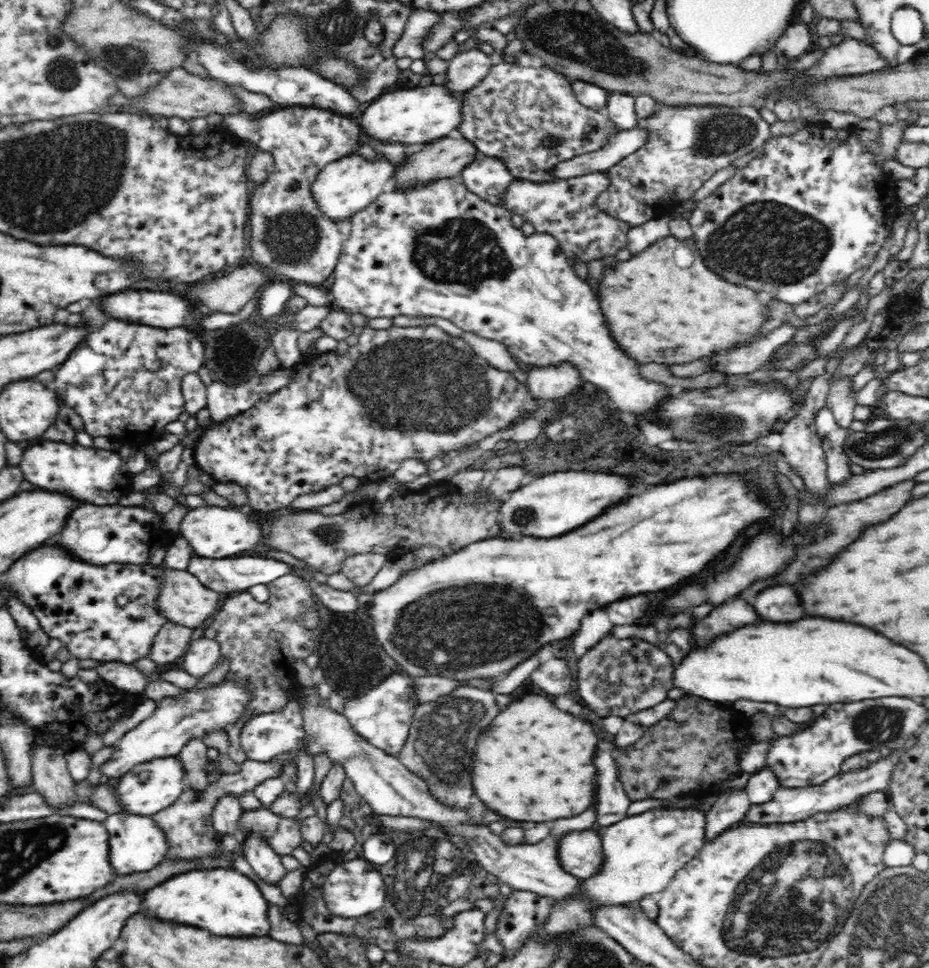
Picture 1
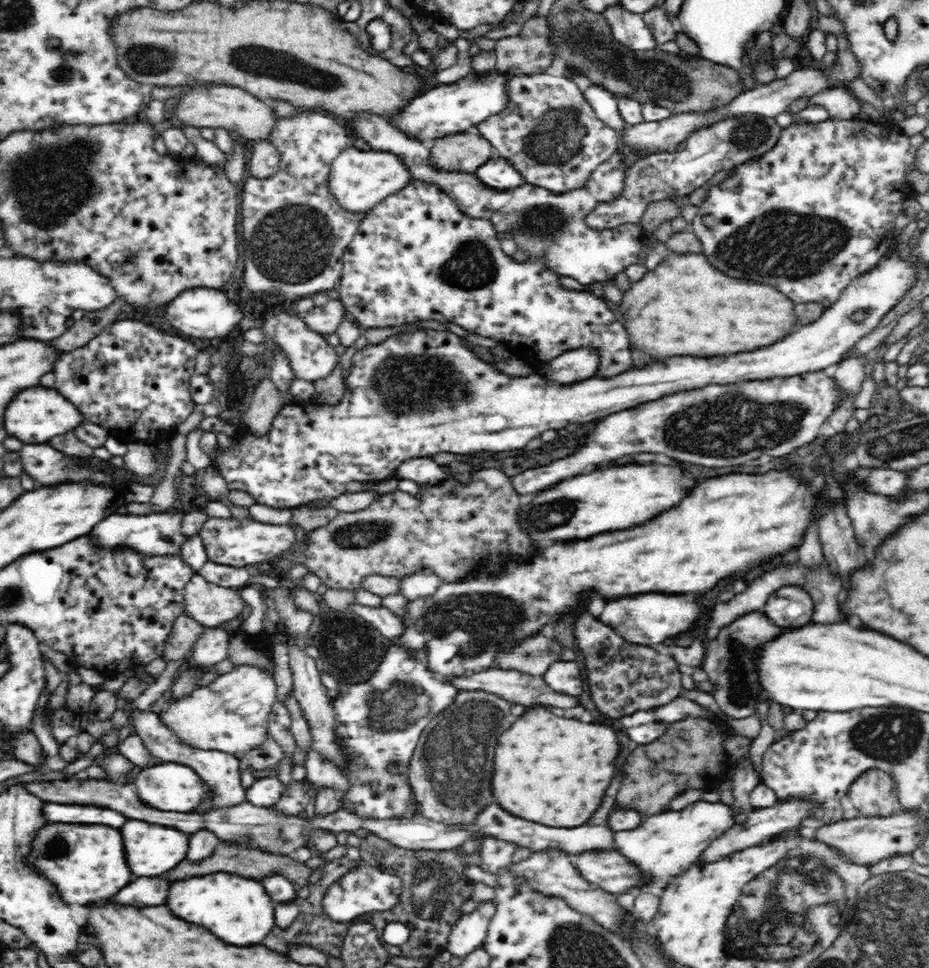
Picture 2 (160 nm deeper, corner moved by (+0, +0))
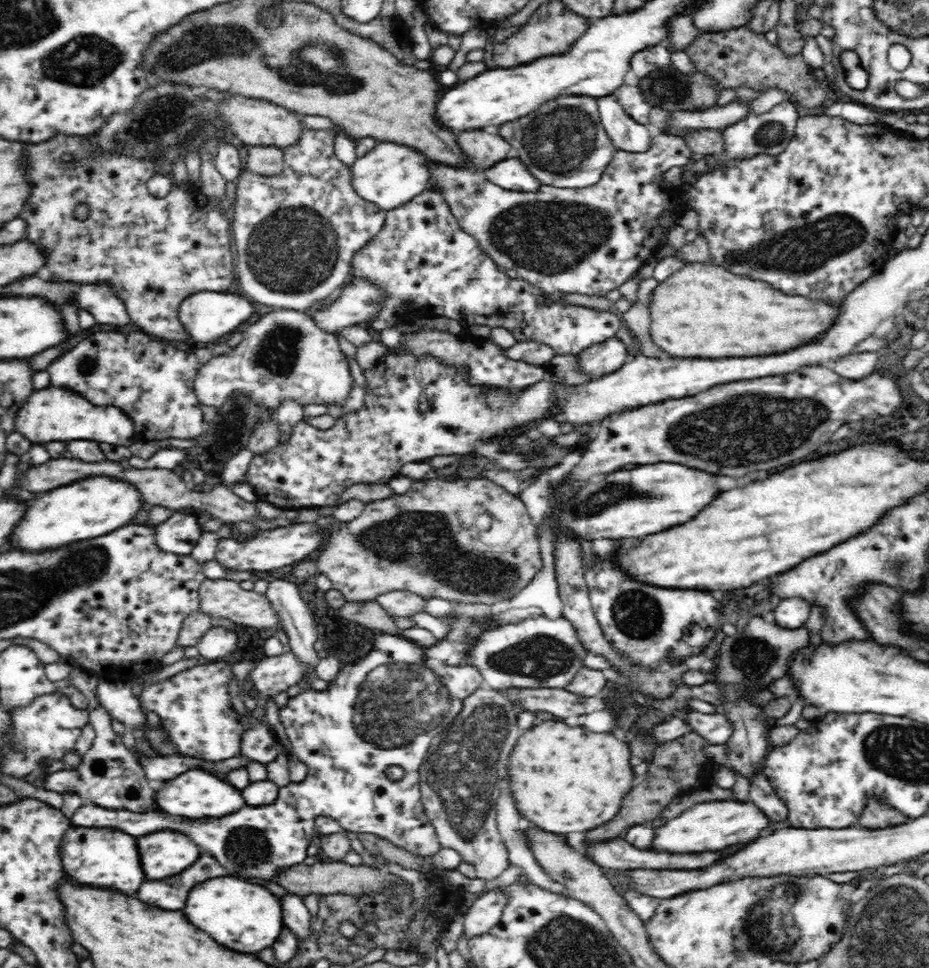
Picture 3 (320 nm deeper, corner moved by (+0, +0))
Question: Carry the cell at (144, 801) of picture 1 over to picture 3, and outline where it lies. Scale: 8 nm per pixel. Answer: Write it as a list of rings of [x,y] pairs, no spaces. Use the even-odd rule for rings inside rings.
[[[198,769],[188,770],[174,780],[164,780],[164,783],[158,785],[155,800],[157,809],[186,819],[224,817],[238,812],[237,810],[246,805],[241,790],[234,788],[232,783]]]

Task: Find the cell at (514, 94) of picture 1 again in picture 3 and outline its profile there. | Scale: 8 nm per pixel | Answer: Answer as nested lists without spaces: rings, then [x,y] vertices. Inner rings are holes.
[[[560,96],[539,105],[533,113],[507,121],[496,129],[513,146],[514,154],[542,185],[557,188],[587,188],[596,184],[617,148],[600,119],[597,99],[590,96]]]

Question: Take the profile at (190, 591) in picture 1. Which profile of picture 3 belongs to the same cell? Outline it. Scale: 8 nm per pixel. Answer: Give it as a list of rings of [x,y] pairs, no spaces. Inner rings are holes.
[[[204,579],[199,588],[199,611],[211,618],[228,618],[236,625],[268,630],[282,628],[279,616],[265,594],[258,594],[251,590],[242,589],[239,582],[230,579]]]

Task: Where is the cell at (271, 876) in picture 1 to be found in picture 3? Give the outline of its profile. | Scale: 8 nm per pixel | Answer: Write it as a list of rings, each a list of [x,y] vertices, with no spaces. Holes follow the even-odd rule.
[[[288,893],[281,900],[281,905],[285,926],[294,933],[298,942],[307,941],[313,933],[312,917],[308,908],[304,905],[302,897]]]

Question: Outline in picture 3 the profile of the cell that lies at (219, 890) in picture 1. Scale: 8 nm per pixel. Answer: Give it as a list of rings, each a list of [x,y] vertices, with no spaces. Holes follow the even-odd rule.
[[[224,875],[206,880],[190,890],[184,914],[200,930],[234,952],[262,952],[278,940],[283,923],[281,900],[264,884]]]

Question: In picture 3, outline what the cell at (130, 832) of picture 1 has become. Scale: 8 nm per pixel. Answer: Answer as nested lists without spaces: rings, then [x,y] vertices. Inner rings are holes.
[[[171,829],[159,830],[137,838],[140,862],[146,878],[162,880],[186,870],[198,860],[198,846],[186,836]]]

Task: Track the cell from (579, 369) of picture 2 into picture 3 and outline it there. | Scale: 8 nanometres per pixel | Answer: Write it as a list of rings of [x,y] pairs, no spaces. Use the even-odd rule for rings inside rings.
[[[616,337],[593,344],[578,354],[581,368],[594,378],[617,371],[631,357],[628,346]]]

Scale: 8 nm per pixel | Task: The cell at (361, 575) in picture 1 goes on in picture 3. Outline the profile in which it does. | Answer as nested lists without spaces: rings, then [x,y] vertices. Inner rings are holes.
[[[394,591],[382,594],[376,598],[385,614],[392,618],[410,618],[413,615],[426,612],[427,600],[408,591]]]

